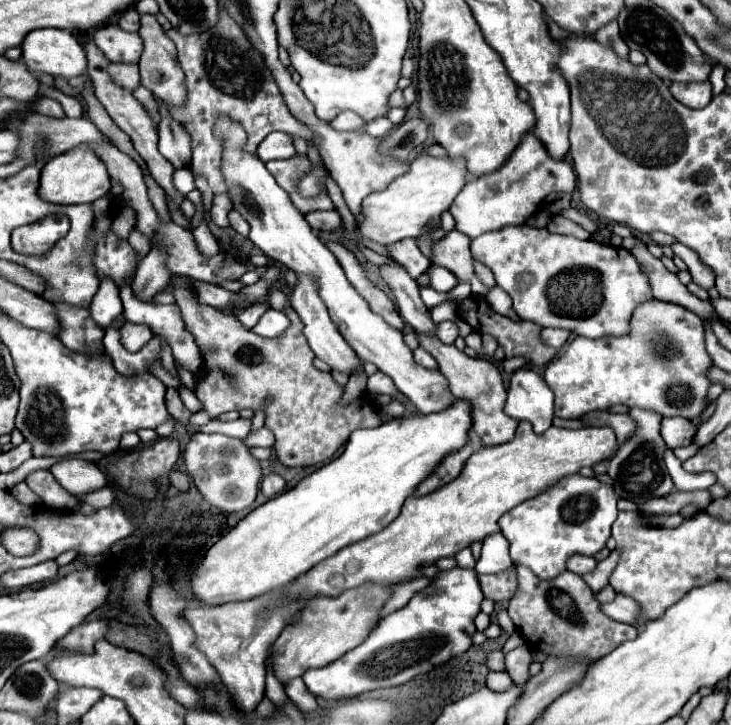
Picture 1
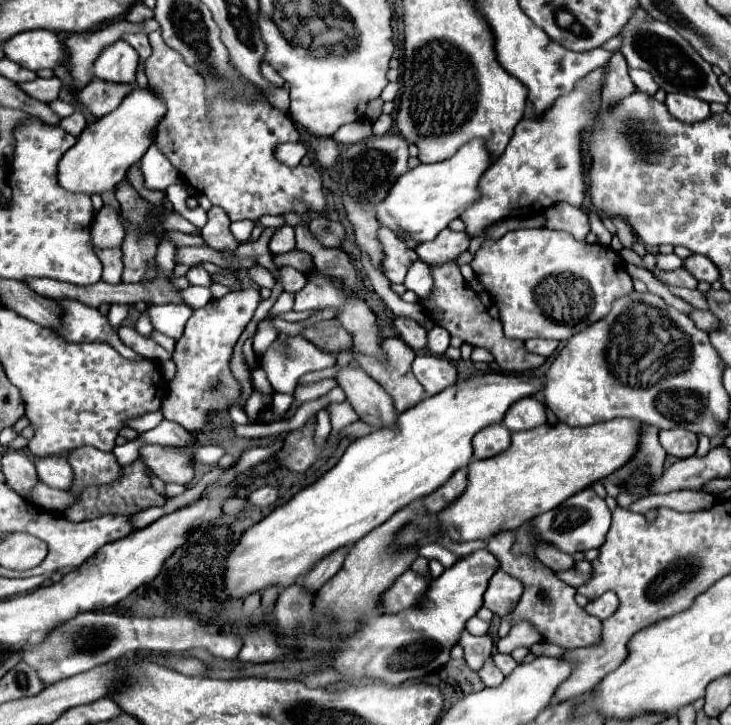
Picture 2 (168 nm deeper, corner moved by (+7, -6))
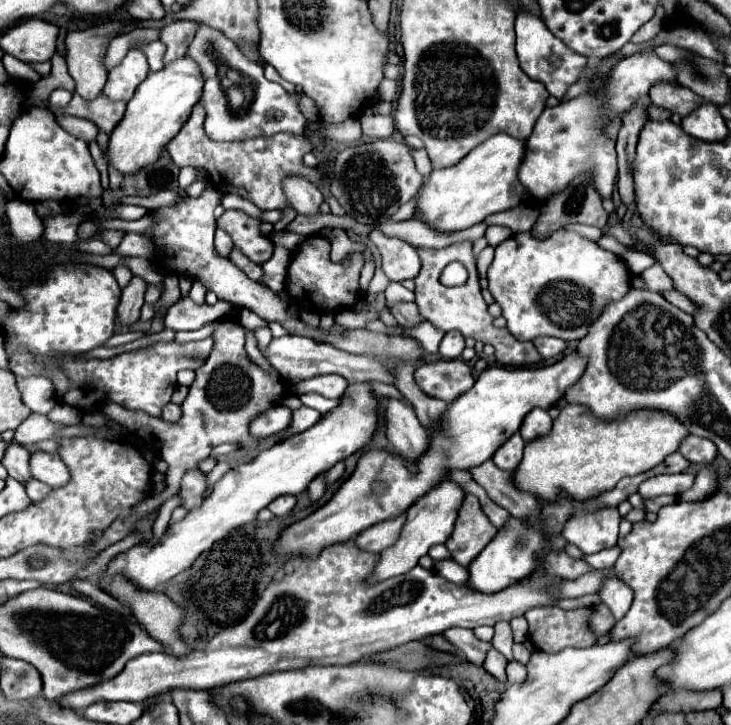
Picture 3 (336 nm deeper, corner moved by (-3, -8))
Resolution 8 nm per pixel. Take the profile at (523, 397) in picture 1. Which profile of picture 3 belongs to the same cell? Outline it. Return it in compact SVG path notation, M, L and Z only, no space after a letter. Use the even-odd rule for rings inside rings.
M534 409L526 415L522 427L520 427L520 435L526 443L542 437L542 435L548 435L552 431L552 417L548 415L548 411L544 409Z

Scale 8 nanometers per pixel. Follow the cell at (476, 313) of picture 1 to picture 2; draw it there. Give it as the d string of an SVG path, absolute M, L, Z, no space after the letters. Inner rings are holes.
M450 261L448 265L440 265L440 267L432 267L434 273L434 293L432 293L432 315L434 321L438 325L442 325L444 329L448 329L450 335L460 337L464 343L470 343L472 347L482 347L488 349L496 363L502 367L502 371L506 373L526 373L532 369L538 369L546 359L542 355L534 355L524 347L524 341L520 339L508 339L504 335L502 323L494 317L490 317L488 309L482 305L482 301L478 299L478 295L464 283L460 269L454 261Z

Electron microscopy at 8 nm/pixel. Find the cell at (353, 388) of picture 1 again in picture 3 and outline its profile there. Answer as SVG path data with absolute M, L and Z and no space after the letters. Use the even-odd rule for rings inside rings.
M322 475L320 477L316 477L312 483L310 483L310 487L308 487L308 499L310 499L310 503L312 505L316 505L318 501L320 501L320 497L324 495L324 481L322 481Z

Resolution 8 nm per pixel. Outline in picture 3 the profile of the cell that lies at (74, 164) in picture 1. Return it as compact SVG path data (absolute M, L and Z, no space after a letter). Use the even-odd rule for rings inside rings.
M180 57L170 63L162 71L150 73L146 81L136 89L134 97L128 101L126 115L120 121L118 129L112 131L106 159L120 173L134 173L144 165L150 165L158 159L162 147L182 129L188 121L192 107L200 101L200 93L204 87L204 77L198 63L190 57Z

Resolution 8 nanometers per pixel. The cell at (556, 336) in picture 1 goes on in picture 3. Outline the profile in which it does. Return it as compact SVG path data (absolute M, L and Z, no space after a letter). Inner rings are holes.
M536 337L534 341L534 347L538 349L538 353L544 357L544 359L550 359L550 357L556 357L564 351L566 343L558 337Z

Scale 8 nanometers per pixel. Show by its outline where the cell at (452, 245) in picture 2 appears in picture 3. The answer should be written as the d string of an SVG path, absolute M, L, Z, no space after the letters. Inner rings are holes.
M408 219L408 221L400 221L400 223L386 221L386 223L372 223L371 225L374 229L382 231L384 235L398 237L398 239L410 243L410 245L426 247L426 249L442 249L442 247L448 247L452 243L460 243L460 241L466 241L466 239L476 241L488 229L486 223L478 223L478 225L462 229L462 231L442 233L442 231L426 225L420 219Z

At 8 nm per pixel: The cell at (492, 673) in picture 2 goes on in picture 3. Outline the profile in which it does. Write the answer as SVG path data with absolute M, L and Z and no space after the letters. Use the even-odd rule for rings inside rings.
M494 647L488 651L488 655L486 655L486 661L484 661L484 669L488 671L488 673L492 673L496 679L500 679L500 681L506 681L506 657L500 653L500 651L496 651Z

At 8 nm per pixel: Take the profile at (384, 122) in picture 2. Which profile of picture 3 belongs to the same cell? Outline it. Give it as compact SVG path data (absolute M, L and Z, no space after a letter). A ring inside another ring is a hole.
M364 115L360 121L364 135L372 139L388 139L394 131L394 119L390 115Z

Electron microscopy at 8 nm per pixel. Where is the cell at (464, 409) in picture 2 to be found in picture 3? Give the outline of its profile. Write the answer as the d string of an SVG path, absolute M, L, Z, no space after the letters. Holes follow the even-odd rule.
M578 351L562 357L546 367L488 367L480 373L474 387L462 393L446 411L446 423L438 435L430 435L432 443L422 461L420 471L410 473L406 463L398 455L388 451L370 451L360 457L356 471L346 483L332 495L332 499L306 519L284 529L276 541L276 553L286 555L318 555L324 547L344 543L356 537L360 531L374 523L398 517L404 513L422 493L430 491L434 483L440 483L448 469L470 469L490 459L506 439L510 439L522 425L522 419L536 407L550 409L556 405L566 387L572 387L586 369L586 357Z

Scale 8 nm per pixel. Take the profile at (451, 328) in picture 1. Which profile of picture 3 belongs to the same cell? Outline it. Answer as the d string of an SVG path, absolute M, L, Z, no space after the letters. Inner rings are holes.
M450 331L444 335L444 339L440 343L440 355L444 359L456 359L464 351L464 347L466 347L464 337L458 331Z

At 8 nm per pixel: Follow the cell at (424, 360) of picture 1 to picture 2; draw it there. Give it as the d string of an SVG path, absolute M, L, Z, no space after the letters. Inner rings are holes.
M418 355L412 363L412 371L428 395L436 395L456 383L456 367L444 357Z

